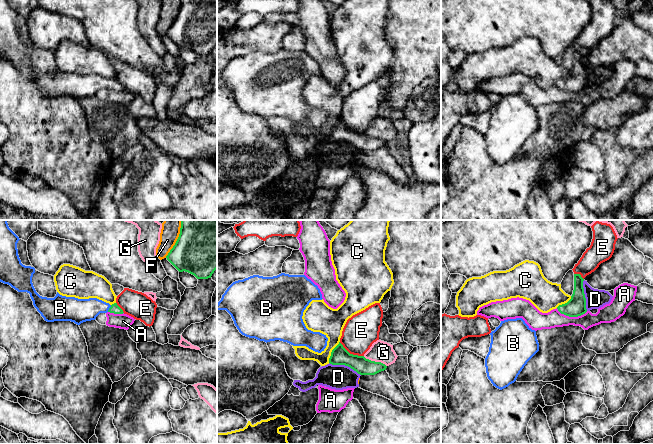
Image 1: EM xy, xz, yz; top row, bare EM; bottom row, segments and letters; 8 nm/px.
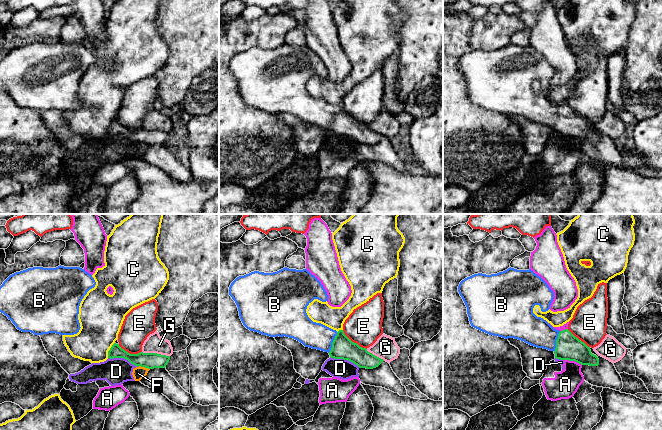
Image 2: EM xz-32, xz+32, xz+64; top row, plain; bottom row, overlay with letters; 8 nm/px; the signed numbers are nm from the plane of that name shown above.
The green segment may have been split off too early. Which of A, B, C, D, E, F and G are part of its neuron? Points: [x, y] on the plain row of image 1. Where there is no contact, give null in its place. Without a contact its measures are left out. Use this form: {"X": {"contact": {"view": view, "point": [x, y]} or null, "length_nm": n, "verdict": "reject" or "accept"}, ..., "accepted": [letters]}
{"A": {"contact": {"view": "yz", "point": [572, 92]}, "length_nm": 260, "verdict": "reject"}, "B": {"contact": {"view": "xy", "point": [109, 84]}, "length_nm": 70, "verdict": "accept"}, "C": {"contact": {"view": "xz", "point": [331, 128]}, "length_nm": 200, "verdict": "reject"}, "D": {"contact": {"view": "xz", "point": [345, 141]}, "length_nm": 280, "verdict": "reject"}, "E": {"contact": {"view": "xz", "point": [351, 130]}, "length_nm": 240, "verdict": "reject"}, "F": {"contact": {"view": "xy", "point": [176, 17]}, "length_nm": 300, "verdict": "reject"}, "G": {"contact": {"view": "xz", "point": [374, 137]}, "length_nm": 200, "verdict": "reject"}, "accepted": ["B"]}

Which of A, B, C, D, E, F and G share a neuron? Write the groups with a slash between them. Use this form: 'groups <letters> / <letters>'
groups A / B / C / D F / E / G

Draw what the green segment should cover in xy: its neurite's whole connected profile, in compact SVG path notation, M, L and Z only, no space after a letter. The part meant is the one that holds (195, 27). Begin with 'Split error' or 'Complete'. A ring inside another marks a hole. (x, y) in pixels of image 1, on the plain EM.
Complete. M181 0L179 13L166 34L179 48L188 48L197 55L211 54L217 45L217 0Z

